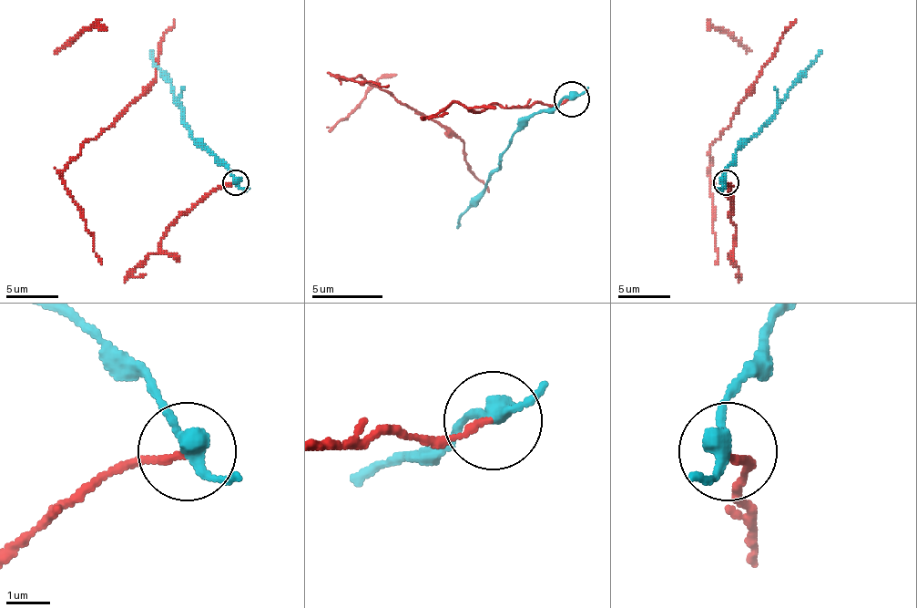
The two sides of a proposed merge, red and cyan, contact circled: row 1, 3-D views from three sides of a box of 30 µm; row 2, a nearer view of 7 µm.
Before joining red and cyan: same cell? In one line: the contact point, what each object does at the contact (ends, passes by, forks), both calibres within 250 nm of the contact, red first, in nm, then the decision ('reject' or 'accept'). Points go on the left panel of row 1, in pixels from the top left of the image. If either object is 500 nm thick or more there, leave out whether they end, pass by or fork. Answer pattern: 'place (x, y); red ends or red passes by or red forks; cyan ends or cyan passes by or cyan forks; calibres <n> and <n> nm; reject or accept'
place (235, 182); red ends; cyan passes by; calibres 150 and 340 nm; reject

